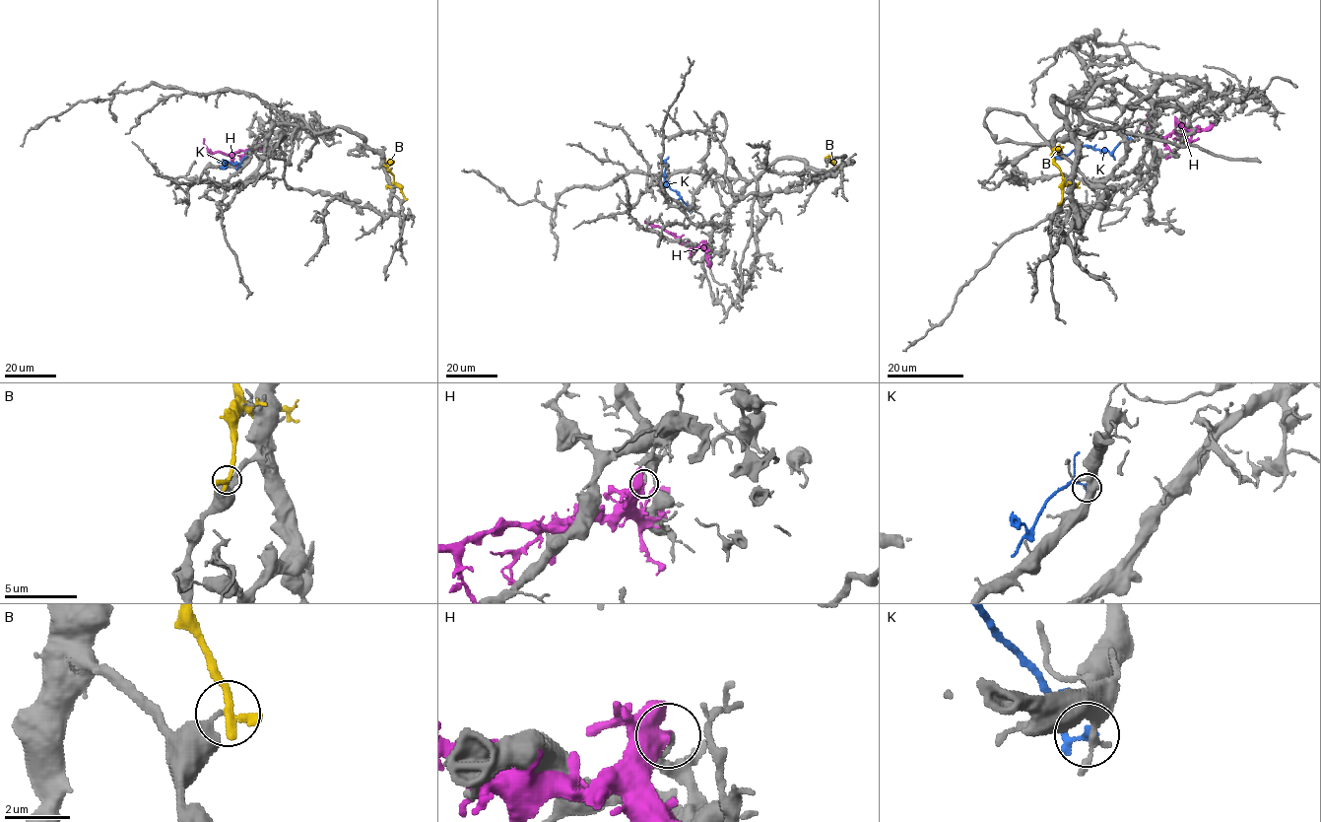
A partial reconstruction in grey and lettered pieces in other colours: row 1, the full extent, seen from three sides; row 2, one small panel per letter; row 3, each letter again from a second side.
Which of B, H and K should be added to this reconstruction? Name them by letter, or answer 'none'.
none

